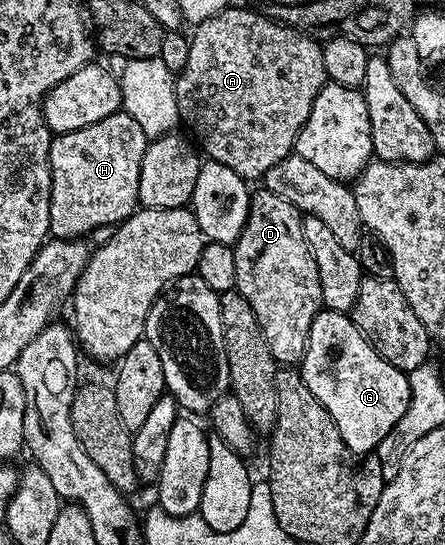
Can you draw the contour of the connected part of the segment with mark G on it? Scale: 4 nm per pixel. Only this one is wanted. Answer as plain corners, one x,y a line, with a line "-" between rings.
319,310
312,326
308,330
306,353
300,361
302,381
316,394
316,398
332,414
344,442
354,452
370,454
375,451
378,443
384,438
409,406
409,378
407,373
392,366
380,353
374,349
366,335
354,325
353,319
344,312

